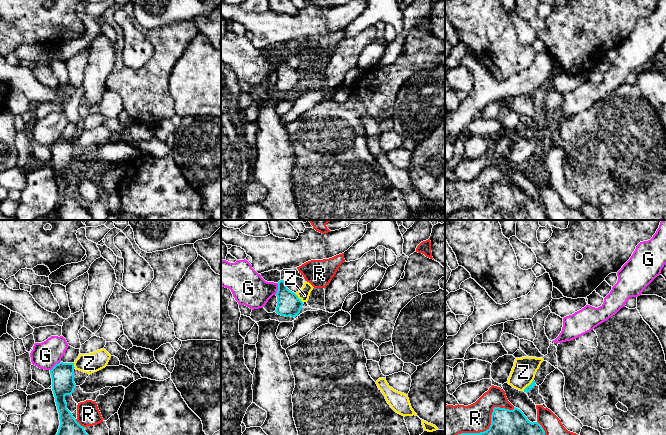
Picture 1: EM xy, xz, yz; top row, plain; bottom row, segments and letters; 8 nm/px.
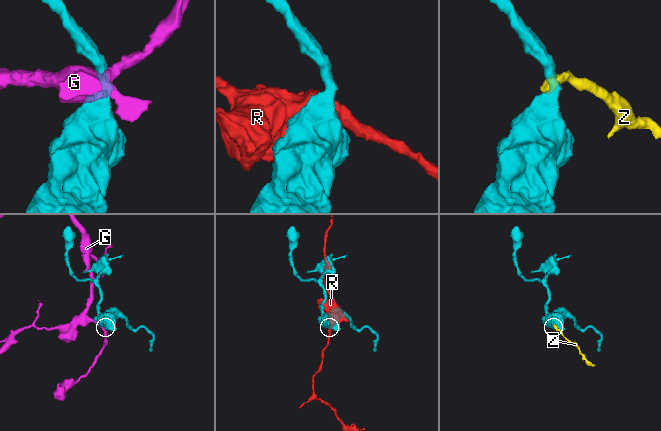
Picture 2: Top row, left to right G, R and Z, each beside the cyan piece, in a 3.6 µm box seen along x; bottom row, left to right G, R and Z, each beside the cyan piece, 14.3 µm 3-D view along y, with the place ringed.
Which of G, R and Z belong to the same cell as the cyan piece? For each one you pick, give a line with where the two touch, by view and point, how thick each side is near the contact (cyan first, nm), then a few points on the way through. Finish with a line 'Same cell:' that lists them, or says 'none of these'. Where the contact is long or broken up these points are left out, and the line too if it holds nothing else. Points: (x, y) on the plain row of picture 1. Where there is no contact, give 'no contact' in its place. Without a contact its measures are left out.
Same cell: none of these

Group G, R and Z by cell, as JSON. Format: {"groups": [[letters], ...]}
{"groups": [["G", "Z"], ["R"]]}

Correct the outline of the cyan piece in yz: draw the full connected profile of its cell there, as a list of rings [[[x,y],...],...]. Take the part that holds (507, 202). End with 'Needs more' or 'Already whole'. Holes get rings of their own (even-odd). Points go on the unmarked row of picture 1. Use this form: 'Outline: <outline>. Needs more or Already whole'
Outline: [[[494,183],[491,201],[486,207],[461,209],[450,214],[446,220],[548,220],[548,217],[542,202],[538,198],[530,198],[520,185]]]. Already whole

